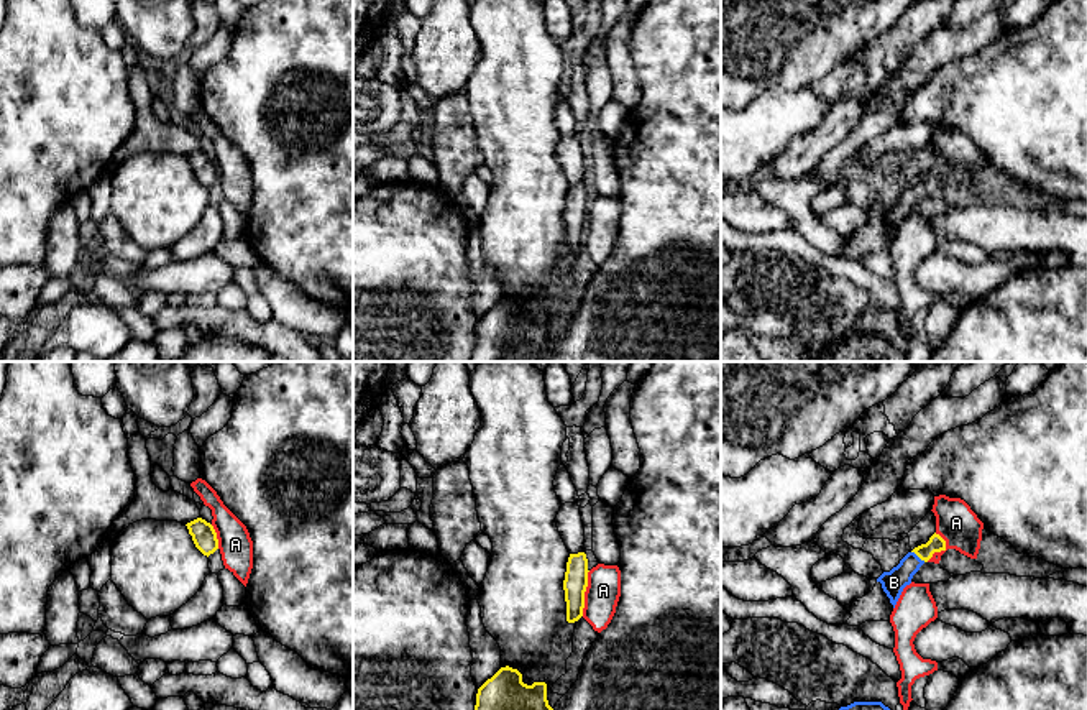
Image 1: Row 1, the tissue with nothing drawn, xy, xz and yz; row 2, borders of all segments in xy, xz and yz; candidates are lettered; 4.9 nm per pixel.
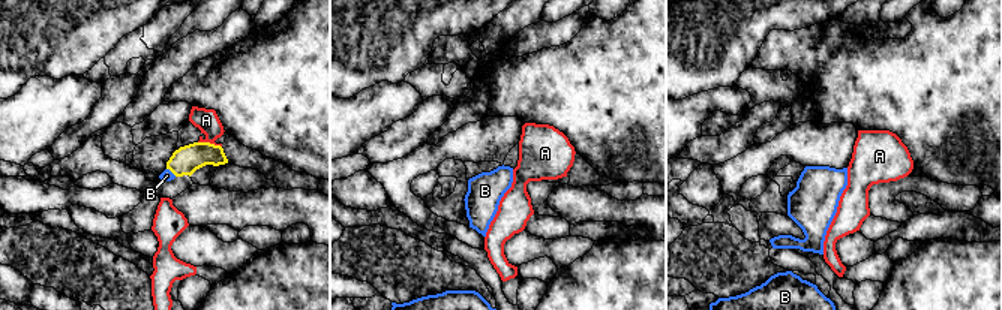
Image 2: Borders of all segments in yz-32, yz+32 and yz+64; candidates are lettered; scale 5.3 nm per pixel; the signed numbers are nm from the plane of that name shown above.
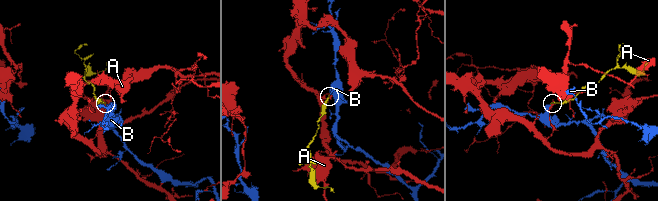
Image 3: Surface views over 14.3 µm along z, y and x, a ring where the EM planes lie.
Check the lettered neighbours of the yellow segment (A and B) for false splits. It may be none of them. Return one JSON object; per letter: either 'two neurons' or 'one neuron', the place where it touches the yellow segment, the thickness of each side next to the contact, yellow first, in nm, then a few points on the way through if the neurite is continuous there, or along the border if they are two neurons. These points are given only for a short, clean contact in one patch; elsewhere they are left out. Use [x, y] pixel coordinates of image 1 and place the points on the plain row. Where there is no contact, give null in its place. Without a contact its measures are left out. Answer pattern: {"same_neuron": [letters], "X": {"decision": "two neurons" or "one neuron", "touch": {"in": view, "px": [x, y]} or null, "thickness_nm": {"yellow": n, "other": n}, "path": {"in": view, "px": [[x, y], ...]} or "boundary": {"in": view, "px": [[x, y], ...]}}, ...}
{"same_neuron": ["B"], "A": {"decision": "two neurons", "touch": {"in": "xz", "px": [583, 225]}, "thickness_nm": {"yellow": 120, "other": 170}, "boundary": {"in": "xz", "px": [[590, 202], [582, 247]]}}, "B": {"decision": "one neuron", "touch": {"in": "yz", "px": [918, 188]}, "thickness_nm": {"yellow": 80, "other": 120}, "path": {"in": "yz", "px": [[936, 175], [918, 188], [894, 214]]}}}

